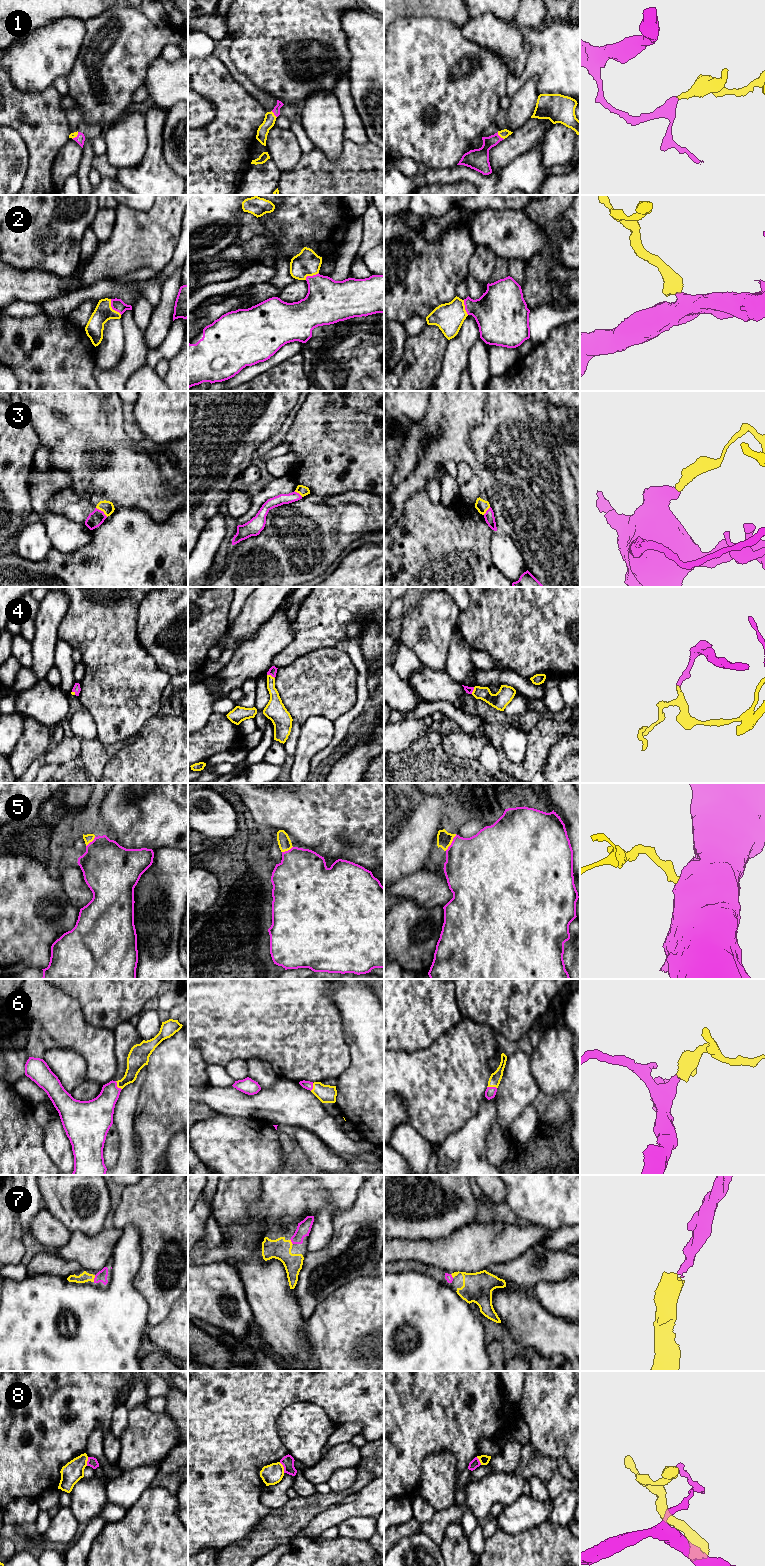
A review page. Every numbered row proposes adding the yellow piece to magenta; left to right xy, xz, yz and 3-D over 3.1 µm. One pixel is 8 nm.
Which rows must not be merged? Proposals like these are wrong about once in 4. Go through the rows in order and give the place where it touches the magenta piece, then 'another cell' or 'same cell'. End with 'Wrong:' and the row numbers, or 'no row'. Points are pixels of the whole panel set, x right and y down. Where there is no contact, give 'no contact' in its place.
1: yz (499, 136) | same cell
2: xy (112, 308) | same cell
3: xy (102, 511) | another cell
4: xz (271, 675) | same cell
5: yz (452, 842) | same cell
6: xy (116, 1086) | same cell
7: xy (94, 1278) | same cell
8: xz (283, 1466) | another cell
Wrong: 3, 8

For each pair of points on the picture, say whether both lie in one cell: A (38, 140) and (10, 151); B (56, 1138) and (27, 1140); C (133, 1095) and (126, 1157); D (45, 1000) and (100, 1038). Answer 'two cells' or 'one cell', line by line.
A: two cells
B: two cells
C: one cell
D: one cell

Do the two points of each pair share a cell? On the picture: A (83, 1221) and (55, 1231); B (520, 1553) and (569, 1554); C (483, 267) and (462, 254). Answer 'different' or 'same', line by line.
A: different
B: same
C: different

